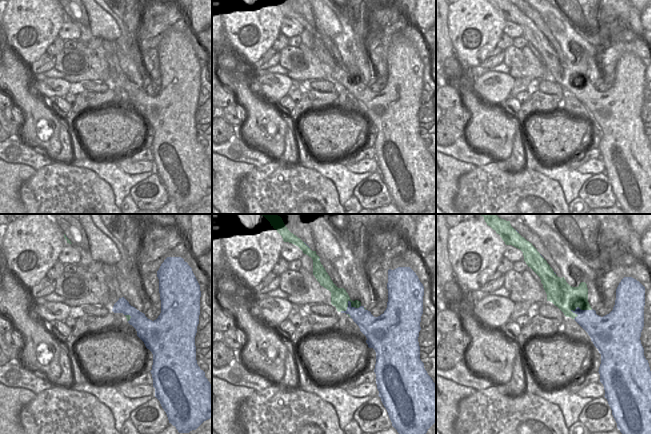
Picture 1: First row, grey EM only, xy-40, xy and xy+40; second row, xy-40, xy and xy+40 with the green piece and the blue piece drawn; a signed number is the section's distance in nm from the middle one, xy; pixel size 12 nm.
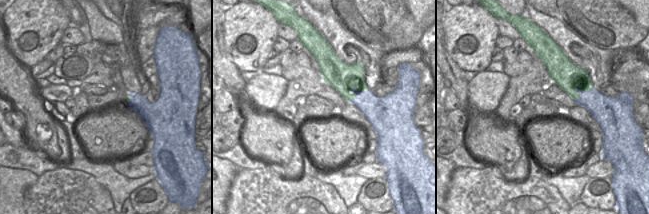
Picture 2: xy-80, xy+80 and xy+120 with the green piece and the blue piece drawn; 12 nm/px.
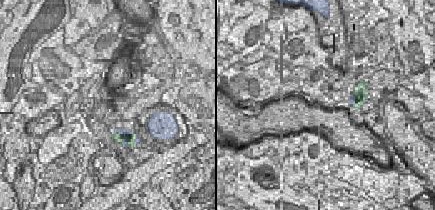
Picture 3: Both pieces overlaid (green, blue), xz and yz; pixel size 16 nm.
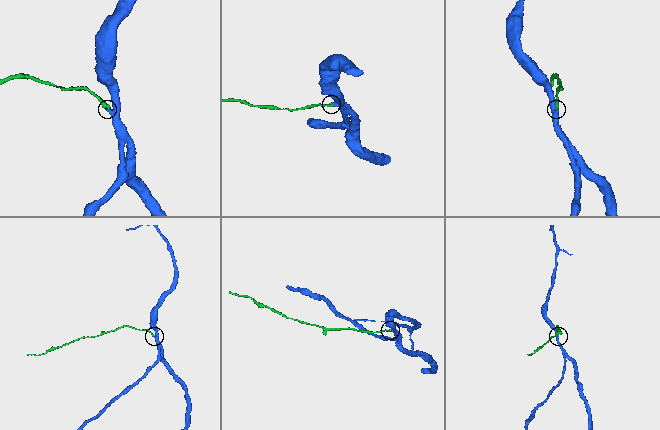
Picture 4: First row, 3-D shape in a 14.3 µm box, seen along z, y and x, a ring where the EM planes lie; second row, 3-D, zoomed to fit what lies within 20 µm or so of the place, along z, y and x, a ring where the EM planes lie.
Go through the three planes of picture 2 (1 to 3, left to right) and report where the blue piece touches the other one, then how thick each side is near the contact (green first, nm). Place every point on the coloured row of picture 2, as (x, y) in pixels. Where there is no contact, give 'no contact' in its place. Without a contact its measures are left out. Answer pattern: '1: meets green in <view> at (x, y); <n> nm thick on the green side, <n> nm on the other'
1: meets green in xy-80 at (130, 98); 50 nm thick on the green side, 200 nm on the other
2: meets green in xy+80 at (353, 87); 340 nm thick on the green side, 280 nm on the other
3: meets green in xy+120 at (578, 87); 340 nm thick on the green side, 260 nm on the other

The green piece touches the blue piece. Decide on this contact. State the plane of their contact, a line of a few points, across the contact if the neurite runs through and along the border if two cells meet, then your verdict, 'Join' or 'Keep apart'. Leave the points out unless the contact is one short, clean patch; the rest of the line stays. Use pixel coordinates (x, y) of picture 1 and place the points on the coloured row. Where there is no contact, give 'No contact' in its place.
Touches green in xy+40. Join.

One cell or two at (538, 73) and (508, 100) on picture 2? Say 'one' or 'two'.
one

